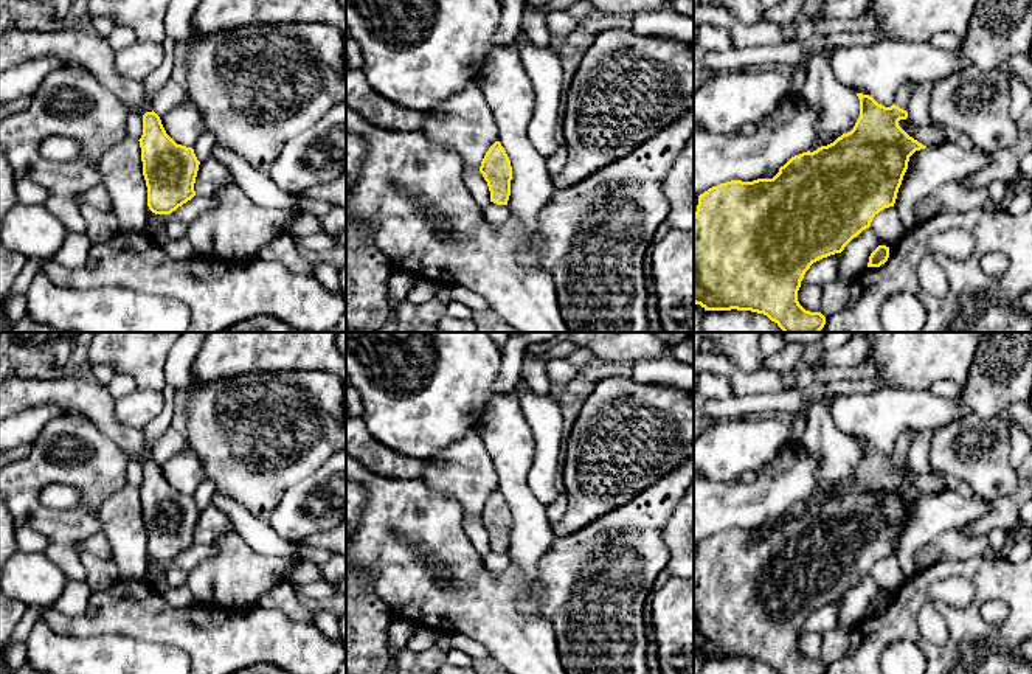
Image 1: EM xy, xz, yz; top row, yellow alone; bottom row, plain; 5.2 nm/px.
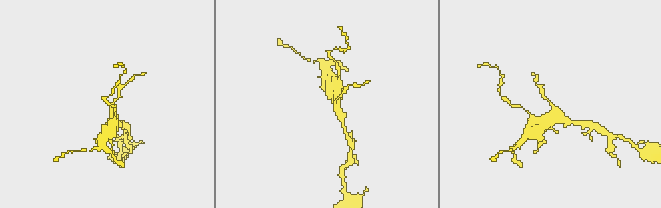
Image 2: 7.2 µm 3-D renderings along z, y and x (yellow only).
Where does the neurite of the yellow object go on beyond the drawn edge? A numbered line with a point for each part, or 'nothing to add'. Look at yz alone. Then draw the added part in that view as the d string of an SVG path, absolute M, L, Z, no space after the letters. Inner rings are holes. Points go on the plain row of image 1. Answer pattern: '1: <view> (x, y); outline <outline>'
1: yz (902, 446); outline M909 430L900 433L900 436L895 443L894 452L899 453L900 457L906 458L906 455L909 452L911 438L913 438L913 435Z

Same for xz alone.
nothing to add

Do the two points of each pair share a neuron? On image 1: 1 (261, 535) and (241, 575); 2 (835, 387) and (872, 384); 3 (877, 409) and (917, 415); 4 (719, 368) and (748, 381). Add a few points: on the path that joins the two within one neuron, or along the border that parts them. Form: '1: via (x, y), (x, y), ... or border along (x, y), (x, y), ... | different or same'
1: border along (235, 530), (252, 548), (264, 555), (289, 558) | different
2: via (844, 387), (863, 387) | same
3: via (886, 410), (908, 410) | same
4: via (727, 368), (741, 381) | same

